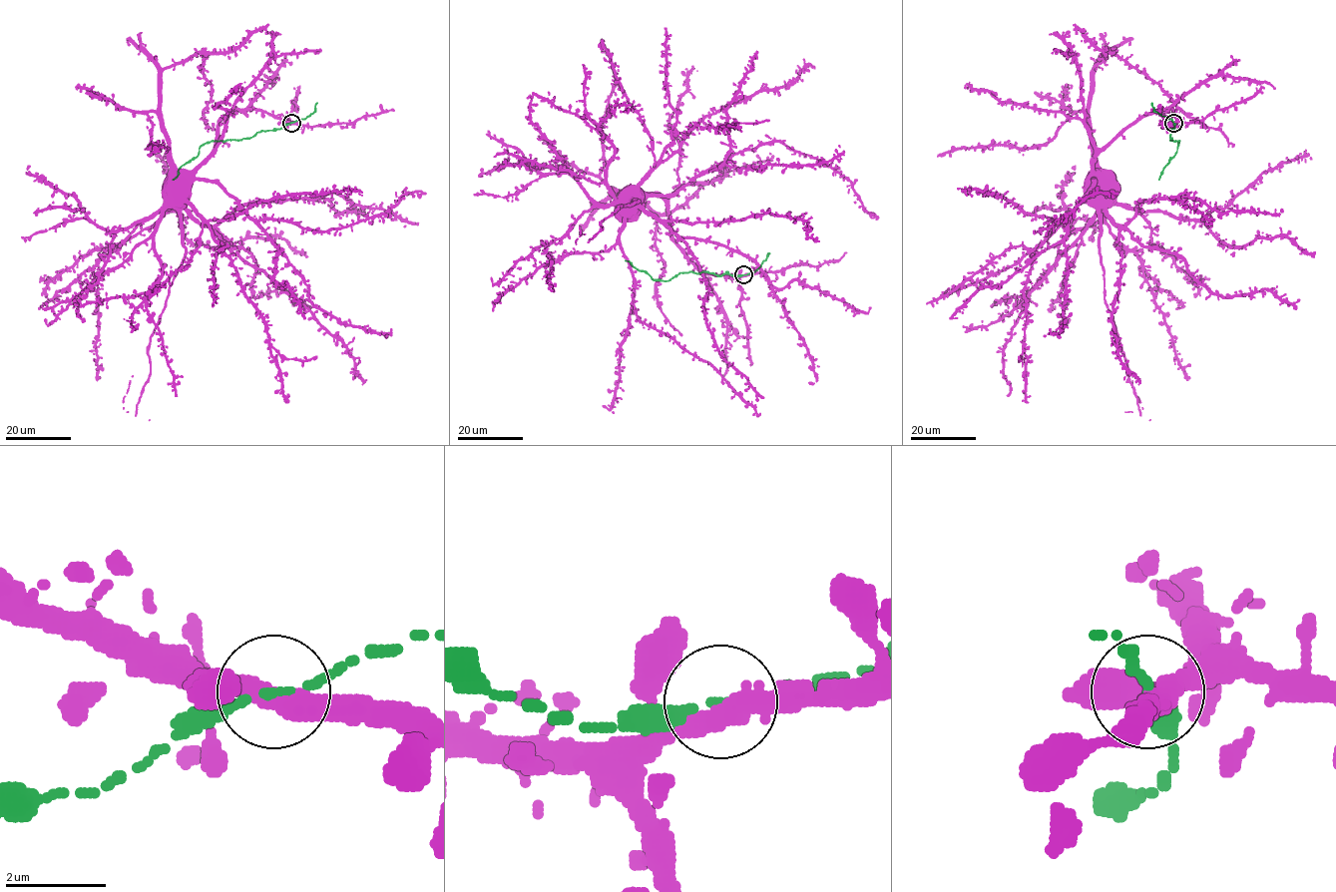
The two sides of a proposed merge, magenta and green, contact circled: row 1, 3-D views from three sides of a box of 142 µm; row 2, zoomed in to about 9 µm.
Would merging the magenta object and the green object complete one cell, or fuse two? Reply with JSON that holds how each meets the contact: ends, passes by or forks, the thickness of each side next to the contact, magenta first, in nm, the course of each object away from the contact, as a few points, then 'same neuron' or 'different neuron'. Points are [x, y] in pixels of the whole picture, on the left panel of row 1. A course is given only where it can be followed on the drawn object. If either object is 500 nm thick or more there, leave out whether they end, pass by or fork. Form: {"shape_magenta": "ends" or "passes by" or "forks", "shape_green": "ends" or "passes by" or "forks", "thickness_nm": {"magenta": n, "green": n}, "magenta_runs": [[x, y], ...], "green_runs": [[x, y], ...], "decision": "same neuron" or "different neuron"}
{"shape_magenta": "passes by", "shape_green": "passes by", "thickness_nm": {"magenta": 400, "green": 150}, "magenta_runs": [[291, 123], [251, 109], [235, 110], [227, 114], [220, 123], [216, 145], [176, 188], [177, 195]], "green_runs": [[291, 122], [240, 140], [207, 142], [199, 148], [198, 155], [179, 169], [173, 179]], "decision": "same neuron"}

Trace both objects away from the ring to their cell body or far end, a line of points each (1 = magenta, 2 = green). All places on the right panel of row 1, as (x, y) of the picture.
1: (1172, 123), (1176, 119), (1171, 109), (1154, 110), (1131, 123), (1096, 156), (1084, 184), (1084, 193), (1089, 195)
2: (1172, 122), (1174, 128), (1171, 130), (1174, 130), (1170, 140), (1179, 141), (1175, 155), (1159, 179)

